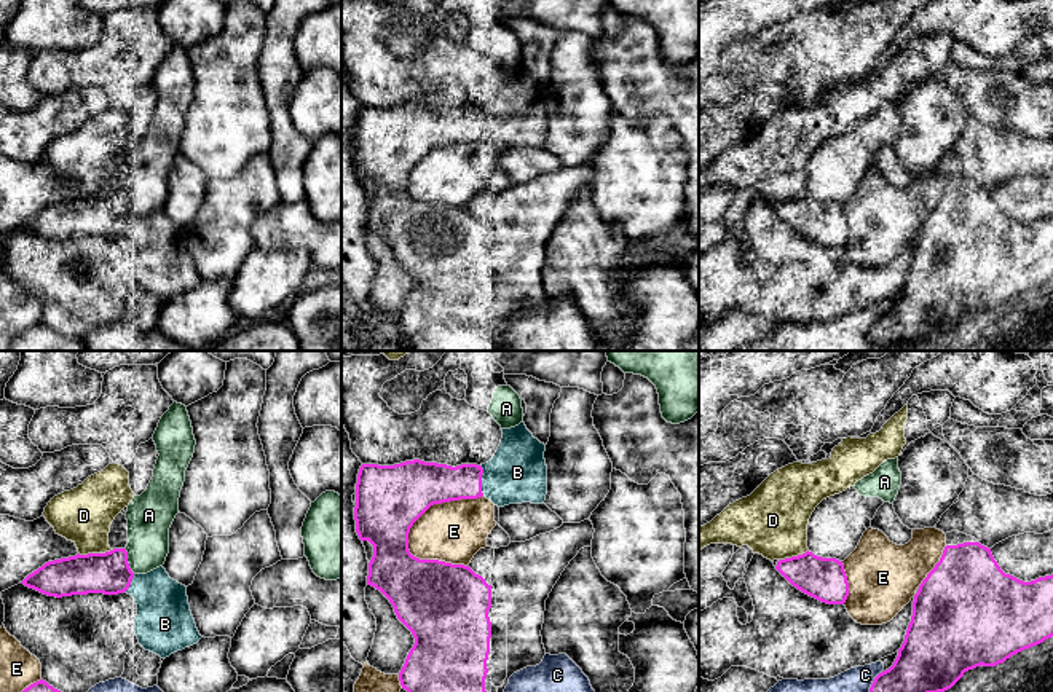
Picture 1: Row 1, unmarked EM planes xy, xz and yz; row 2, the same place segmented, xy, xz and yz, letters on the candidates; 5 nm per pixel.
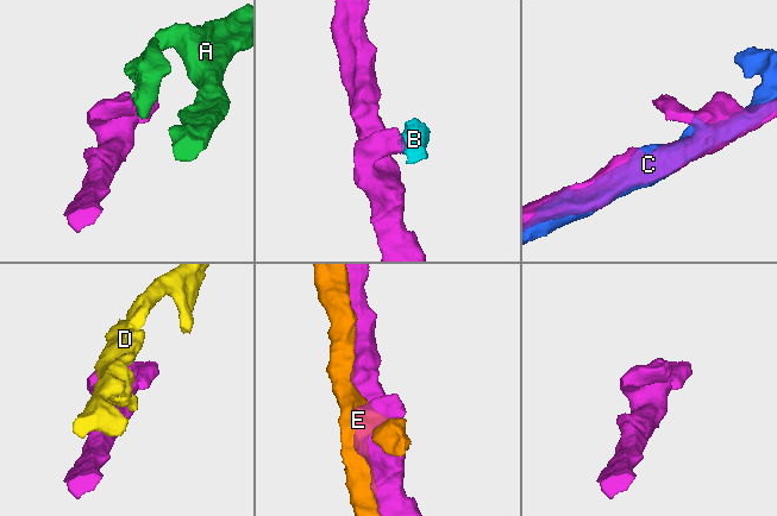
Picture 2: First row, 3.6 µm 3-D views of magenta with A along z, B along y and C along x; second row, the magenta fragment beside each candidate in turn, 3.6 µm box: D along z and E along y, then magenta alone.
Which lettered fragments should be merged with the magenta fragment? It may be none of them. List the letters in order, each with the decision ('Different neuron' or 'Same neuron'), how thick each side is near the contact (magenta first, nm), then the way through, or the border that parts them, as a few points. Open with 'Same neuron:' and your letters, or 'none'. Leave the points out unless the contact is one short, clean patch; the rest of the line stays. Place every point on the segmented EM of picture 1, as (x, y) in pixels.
Same neuron: B
A: Different neuron. Thickness 220 nm (magenta) against 220 nm
B: Same neuron. Thickness 220 nm (magenta) against 300 nm
C: Different neuron. Thickness 260 nm (magenta) against 130 nm
D: Different neuron. Thickness 220 nm (magenta) against 280 nm
E: Different neuron. Thickness 340 nm (magenta) against 300 nm

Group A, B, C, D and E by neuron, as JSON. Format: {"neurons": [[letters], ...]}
{"neurons": [["A"], ["B"], ["C"], ["D"], ["E"]]}

